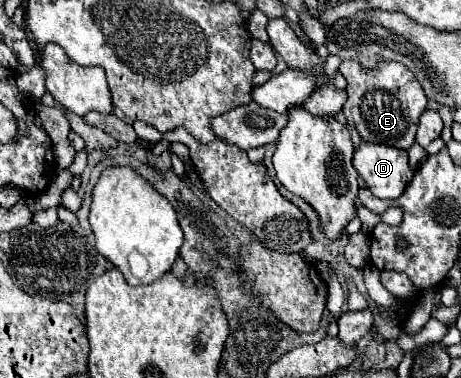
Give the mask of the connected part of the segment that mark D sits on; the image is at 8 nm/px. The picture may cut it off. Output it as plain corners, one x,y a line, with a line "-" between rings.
374,143
356,149
354,167
378,199
398,199
414,175
404,149

